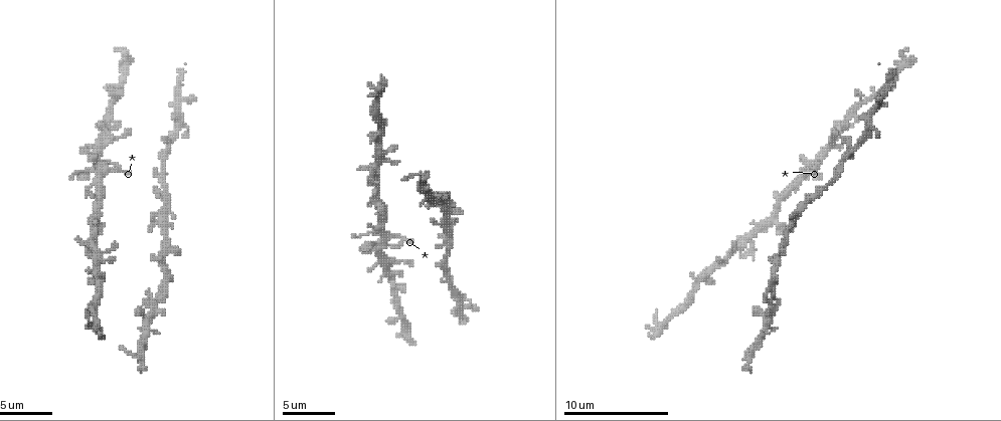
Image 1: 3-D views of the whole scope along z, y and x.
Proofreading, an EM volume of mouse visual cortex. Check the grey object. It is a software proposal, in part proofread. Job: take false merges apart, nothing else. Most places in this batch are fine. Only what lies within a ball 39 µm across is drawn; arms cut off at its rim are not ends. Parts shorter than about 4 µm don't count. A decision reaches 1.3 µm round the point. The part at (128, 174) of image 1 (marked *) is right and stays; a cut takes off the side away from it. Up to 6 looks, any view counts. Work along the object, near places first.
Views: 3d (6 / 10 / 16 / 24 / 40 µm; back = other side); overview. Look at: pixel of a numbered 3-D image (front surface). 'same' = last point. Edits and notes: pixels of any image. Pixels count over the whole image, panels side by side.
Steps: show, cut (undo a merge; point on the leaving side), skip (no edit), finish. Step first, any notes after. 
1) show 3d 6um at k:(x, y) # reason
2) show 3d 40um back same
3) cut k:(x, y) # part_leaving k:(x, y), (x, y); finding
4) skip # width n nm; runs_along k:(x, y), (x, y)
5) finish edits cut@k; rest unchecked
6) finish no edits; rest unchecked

show 3d 10um at 1:(446, 249) # arms part here

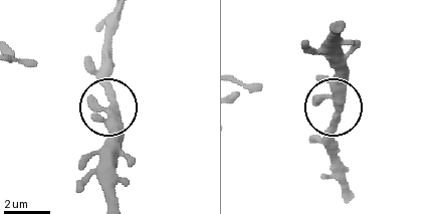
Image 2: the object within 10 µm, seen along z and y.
skip # all the same cell

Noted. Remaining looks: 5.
show 3d 16um at 1:(101, 170) # four or more arms meet

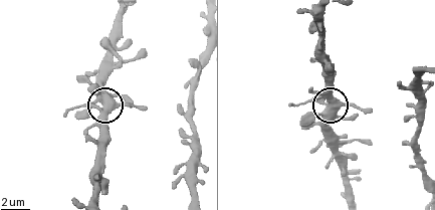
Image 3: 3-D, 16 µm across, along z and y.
skip # one cell here

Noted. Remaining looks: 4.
show 3d 6um at 1:(100, 136) # thin neck

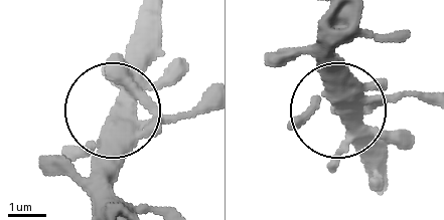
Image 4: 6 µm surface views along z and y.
skip # runs_along 4:(374, 33), (344, 43), (334, 62), (334, 106), (374, 174); continuous, no second cell

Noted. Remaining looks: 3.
finish no edits; rest unchecked

